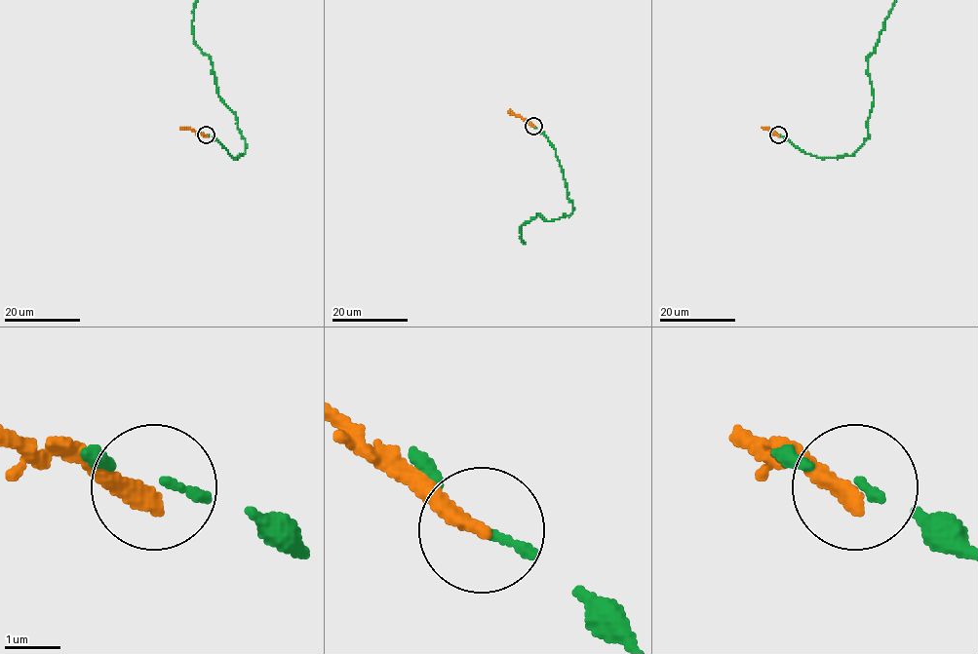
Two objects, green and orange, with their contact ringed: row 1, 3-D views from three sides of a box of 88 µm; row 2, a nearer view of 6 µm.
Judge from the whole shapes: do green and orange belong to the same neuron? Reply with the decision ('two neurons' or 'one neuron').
two neurons

